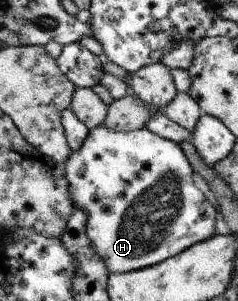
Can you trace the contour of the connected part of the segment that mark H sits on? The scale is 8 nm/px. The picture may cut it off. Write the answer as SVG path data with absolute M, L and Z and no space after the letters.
M101 125L88 133L77 151L63 163L69 182L69 193L75 210L87 214L88 241L102 258L111 274L122 274L148 268L184 252L192 245L215 236L215 205L203 203L205 195L193 183L193 169L178 143L141 128L121 132Z

